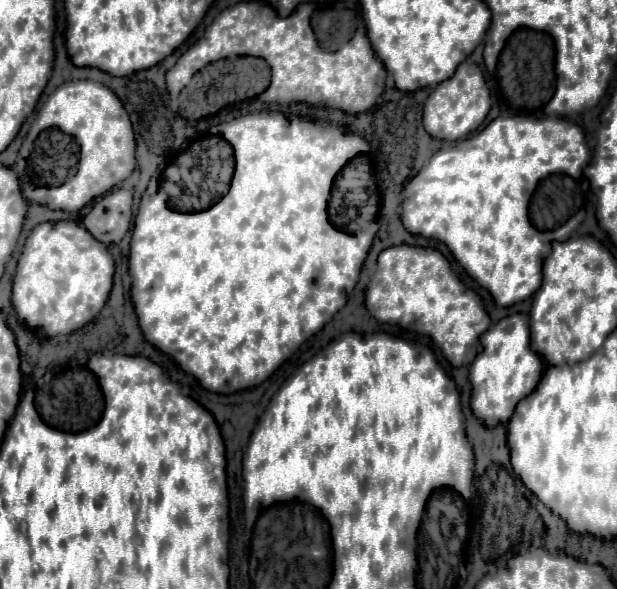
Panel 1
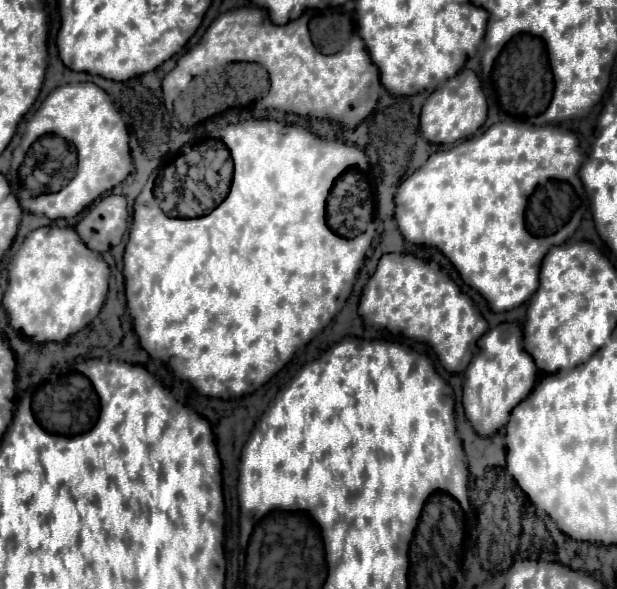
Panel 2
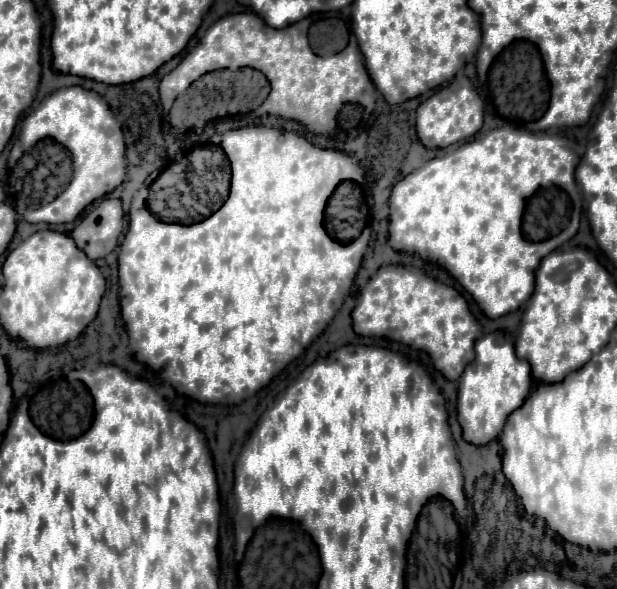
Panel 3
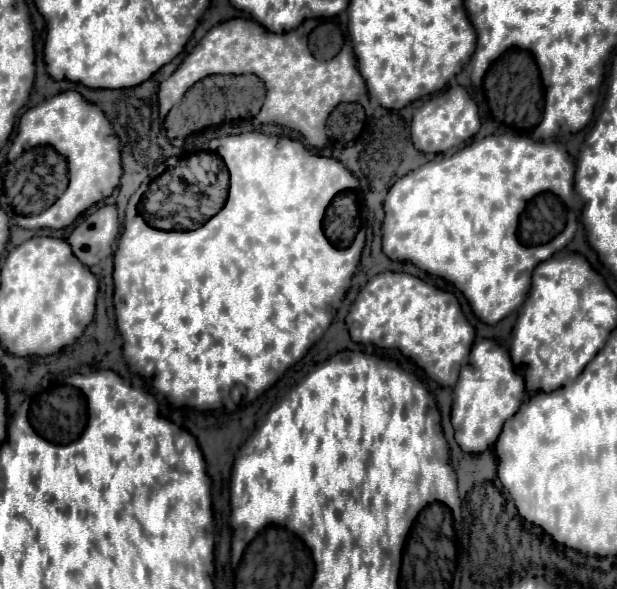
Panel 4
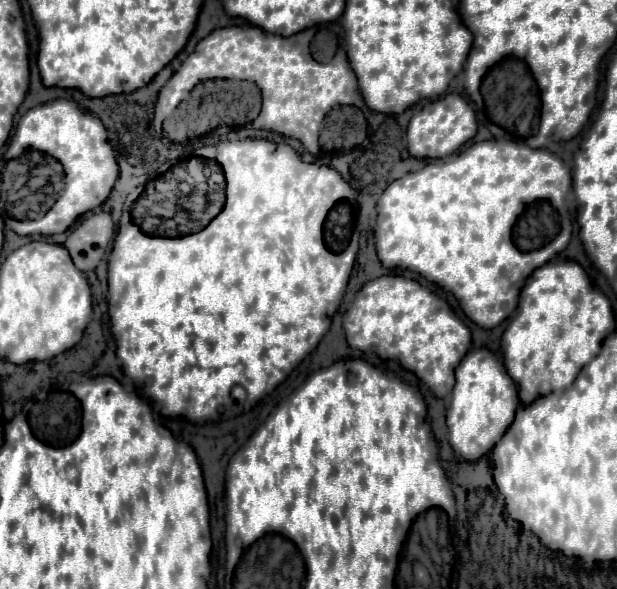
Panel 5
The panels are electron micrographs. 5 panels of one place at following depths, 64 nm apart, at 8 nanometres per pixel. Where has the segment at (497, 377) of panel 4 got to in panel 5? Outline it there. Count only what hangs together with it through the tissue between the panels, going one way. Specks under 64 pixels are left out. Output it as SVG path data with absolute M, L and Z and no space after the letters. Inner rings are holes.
M488 348L470 350L460 368L456 368L456 384L446 412L450 444L456 454L468 462L486 456L512 424L516 408L518 384L508 376L502 358Z

